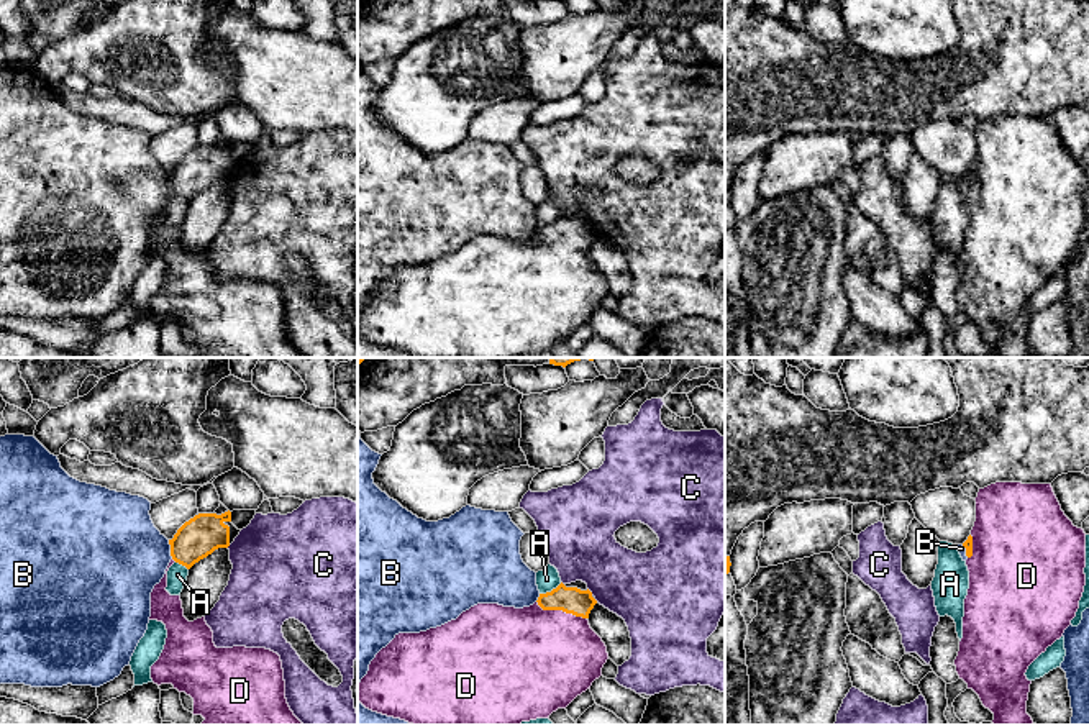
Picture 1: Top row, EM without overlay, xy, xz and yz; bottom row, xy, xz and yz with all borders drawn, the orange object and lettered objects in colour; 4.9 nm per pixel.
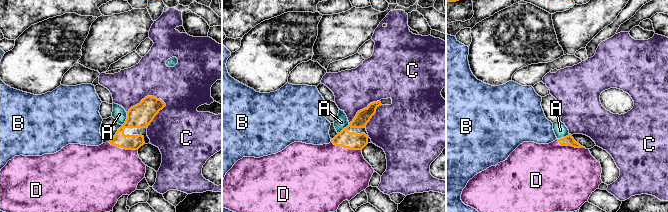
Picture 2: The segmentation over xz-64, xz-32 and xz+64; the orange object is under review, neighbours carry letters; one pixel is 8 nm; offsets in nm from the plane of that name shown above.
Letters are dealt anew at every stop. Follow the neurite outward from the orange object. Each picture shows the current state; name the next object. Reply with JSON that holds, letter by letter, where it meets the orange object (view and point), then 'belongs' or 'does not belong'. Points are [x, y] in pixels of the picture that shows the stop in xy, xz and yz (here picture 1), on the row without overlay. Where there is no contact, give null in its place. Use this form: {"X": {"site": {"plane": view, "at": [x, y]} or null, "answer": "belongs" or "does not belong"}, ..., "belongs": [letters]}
{"A": {"site": {"plane": "xz", "at": [551, 223]}, "answer": "does not belong"}, "B": {"site": {"plane": "xy", "at": [171, 182]}, "answer": "does not belong"}, "C": {"site": {"plane": "xz", "at": [589, 223]}, "answer": "does not belong"}, "D": {"site": {"plane": "xz", "at": [561, 241]}, "answer": "belongs"}, "belongs": ["D"]}

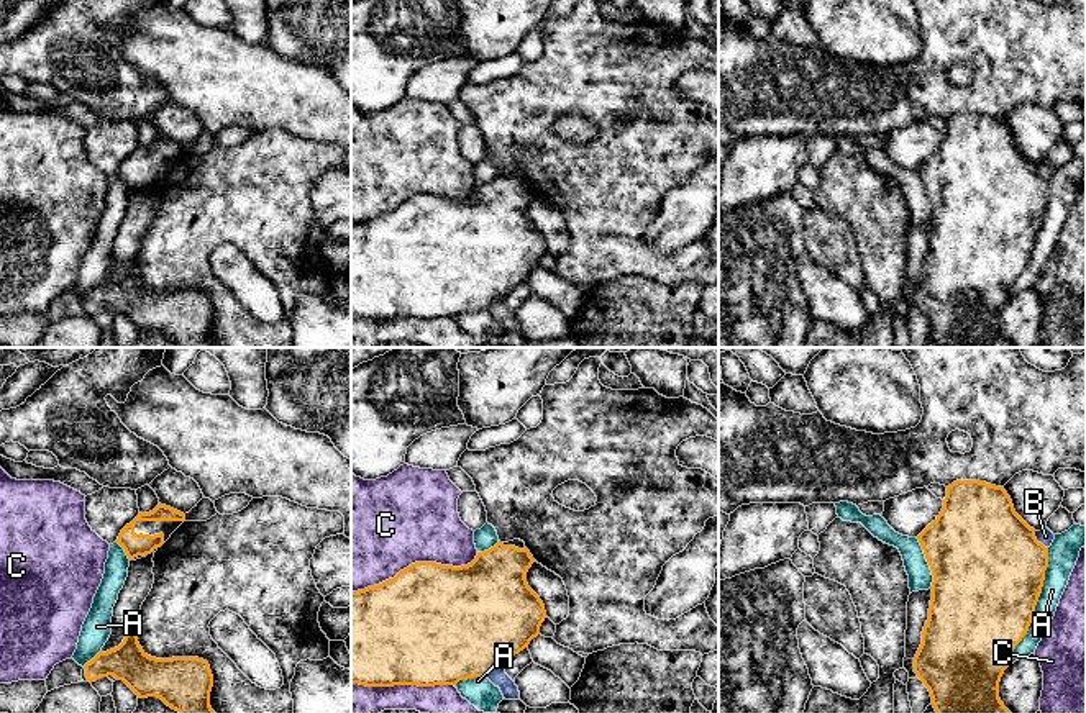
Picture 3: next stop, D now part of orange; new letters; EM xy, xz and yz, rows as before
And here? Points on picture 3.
{"A": {"site": {"plane": "yz", "at": [1034, 240]}, "answer": "does not belong"}, "B": {"site": {"plane": "yz", "at": [1037, 174]}, "answer": "does not belong"}, "C": {"site": {"plane": "xz", "at": [415, 195]}, "answer": "does not belong"}, "belongs": []}

